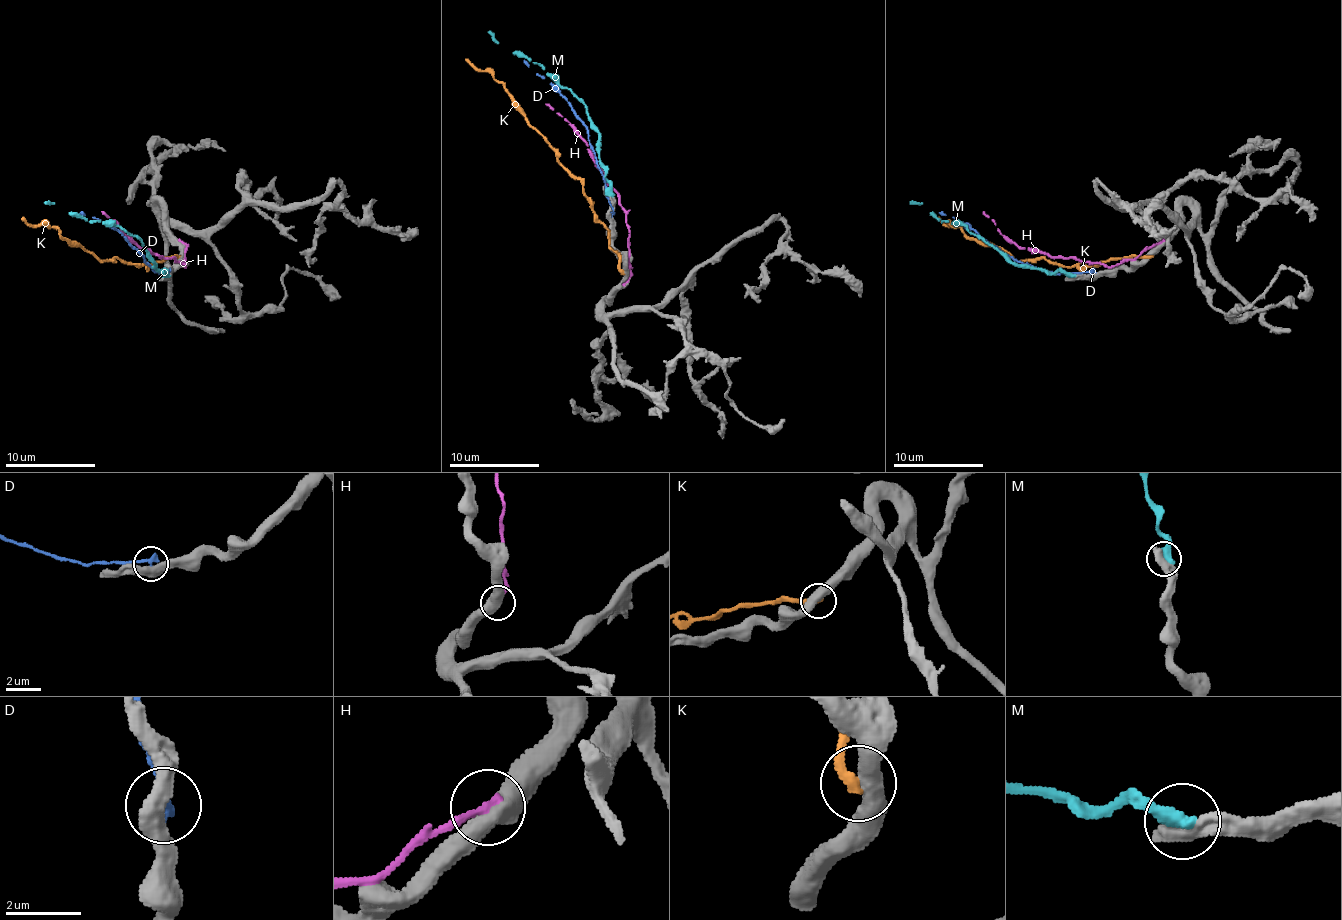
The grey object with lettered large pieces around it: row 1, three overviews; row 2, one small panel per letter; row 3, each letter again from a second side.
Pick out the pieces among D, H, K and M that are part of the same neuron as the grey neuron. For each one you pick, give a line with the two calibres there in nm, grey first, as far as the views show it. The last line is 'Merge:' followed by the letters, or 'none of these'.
Merge: none of these

